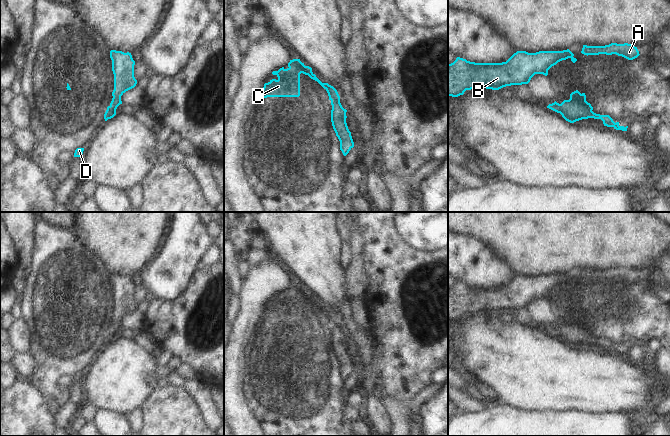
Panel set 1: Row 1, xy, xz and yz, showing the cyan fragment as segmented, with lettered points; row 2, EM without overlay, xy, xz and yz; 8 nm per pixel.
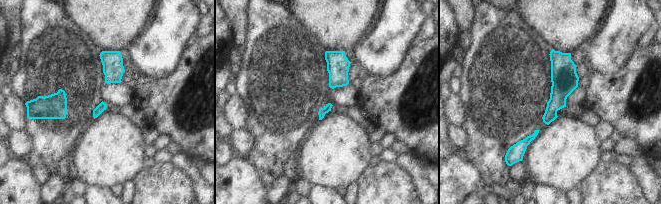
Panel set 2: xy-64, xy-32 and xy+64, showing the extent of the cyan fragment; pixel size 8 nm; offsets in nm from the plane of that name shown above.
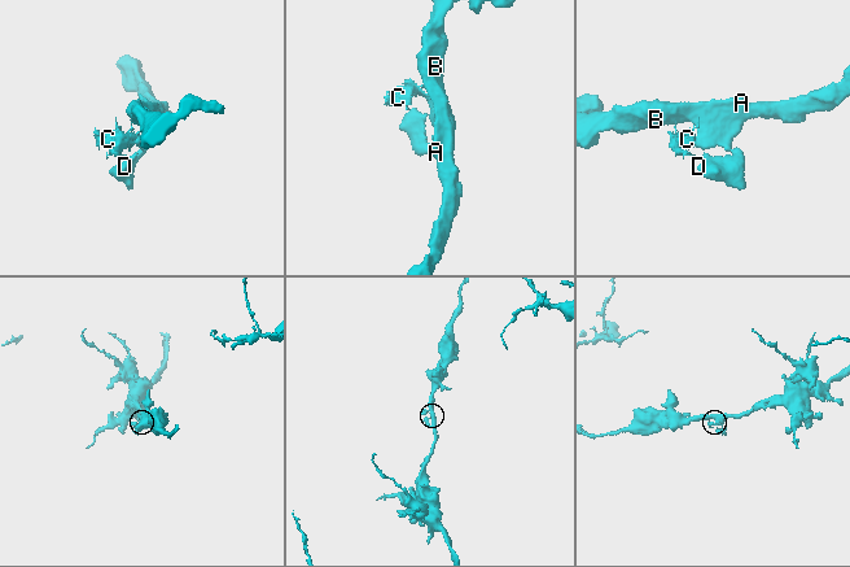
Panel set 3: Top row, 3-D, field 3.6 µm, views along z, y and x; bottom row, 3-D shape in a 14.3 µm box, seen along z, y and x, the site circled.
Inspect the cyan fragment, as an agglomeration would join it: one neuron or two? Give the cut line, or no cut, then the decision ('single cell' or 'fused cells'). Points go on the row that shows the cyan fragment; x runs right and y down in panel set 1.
cut in yz along (559, 104), (562, 108), (561, 114); fused cells

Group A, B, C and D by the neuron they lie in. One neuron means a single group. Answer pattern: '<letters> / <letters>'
A B D / C

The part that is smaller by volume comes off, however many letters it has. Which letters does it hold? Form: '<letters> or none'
C

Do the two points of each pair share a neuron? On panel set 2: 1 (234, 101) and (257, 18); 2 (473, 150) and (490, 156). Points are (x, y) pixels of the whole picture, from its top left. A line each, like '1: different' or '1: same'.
1: different
2: same

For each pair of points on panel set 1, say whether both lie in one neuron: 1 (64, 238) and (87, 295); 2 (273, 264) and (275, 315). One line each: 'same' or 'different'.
1: same
2: different

